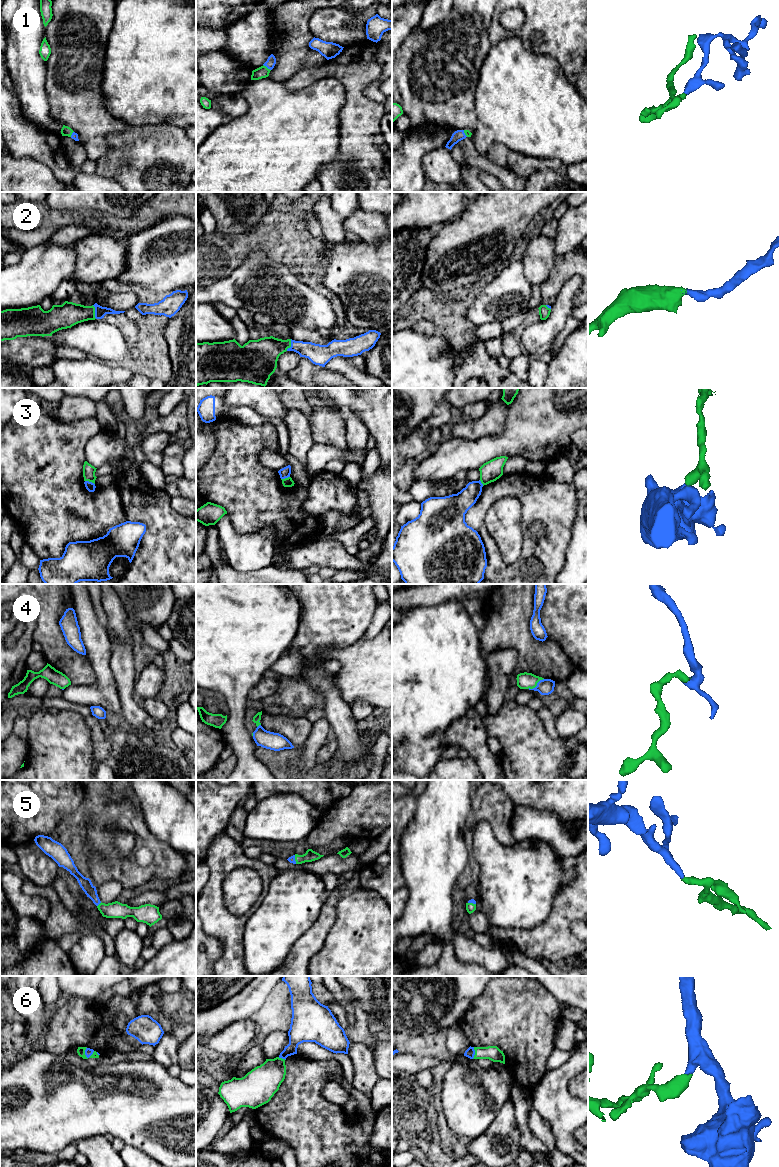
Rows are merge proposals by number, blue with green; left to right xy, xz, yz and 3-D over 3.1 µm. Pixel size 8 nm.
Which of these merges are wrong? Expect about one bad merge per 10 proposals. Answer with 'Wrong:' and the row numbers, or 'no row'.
Wrong: 3

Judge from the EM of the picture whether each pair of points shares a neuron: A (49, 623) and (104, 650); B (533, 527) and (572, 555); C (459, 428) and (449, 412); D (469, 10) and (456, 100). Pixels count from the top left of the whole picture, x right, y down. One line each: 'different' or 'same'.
A: different
B: different
C: different
D: same

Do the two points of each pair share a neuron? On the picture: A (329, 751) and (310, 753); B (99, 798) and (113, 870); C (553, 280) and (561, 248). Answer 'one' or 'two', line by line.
A: two
B: two
C: two

